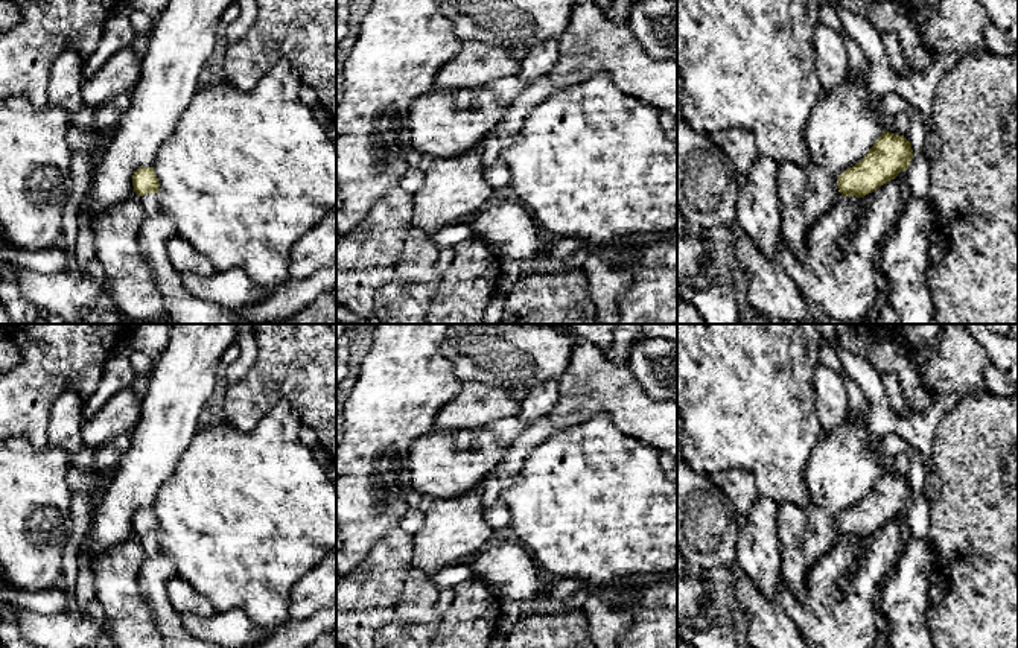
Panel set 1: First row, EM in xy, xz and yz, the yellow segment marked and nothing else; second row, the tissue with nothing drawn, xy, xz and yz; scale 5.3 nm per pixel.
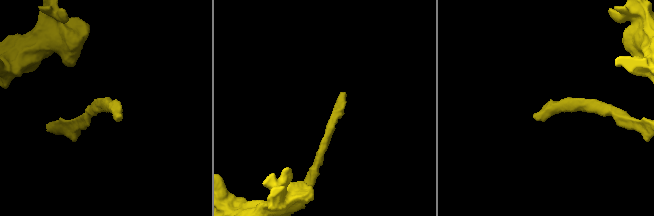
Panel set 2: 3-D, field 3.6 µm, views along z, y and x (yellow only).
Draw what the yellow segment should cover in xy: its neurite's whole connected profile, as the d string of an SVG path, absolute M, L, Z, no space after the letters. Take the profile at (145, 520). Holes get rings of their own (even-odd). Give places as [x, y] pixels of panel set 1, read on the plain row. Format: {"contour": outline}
{"contour": "M140 508L132 516L134 532L140 537L146 555L160 552L158 543L158 519L154 508Z"}

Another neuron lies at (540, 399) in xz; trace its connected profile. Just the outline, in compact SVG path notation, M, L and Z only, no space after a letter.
M545 380L528 389L517 418L528 426L548 415L558 402L558 382Z

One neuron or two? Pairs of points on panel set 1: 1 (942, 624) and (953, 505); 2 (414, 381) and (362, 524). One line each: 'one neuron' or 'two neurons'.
1: one neuron
2: one neuron

